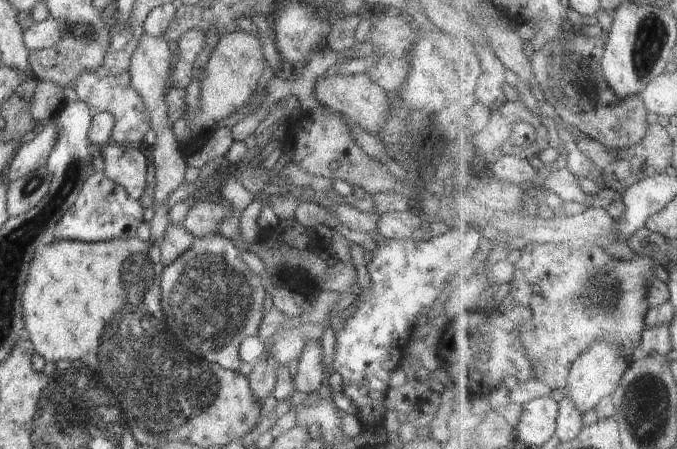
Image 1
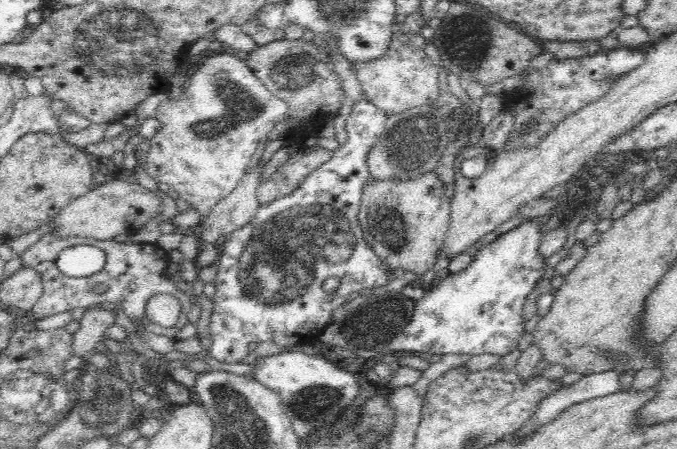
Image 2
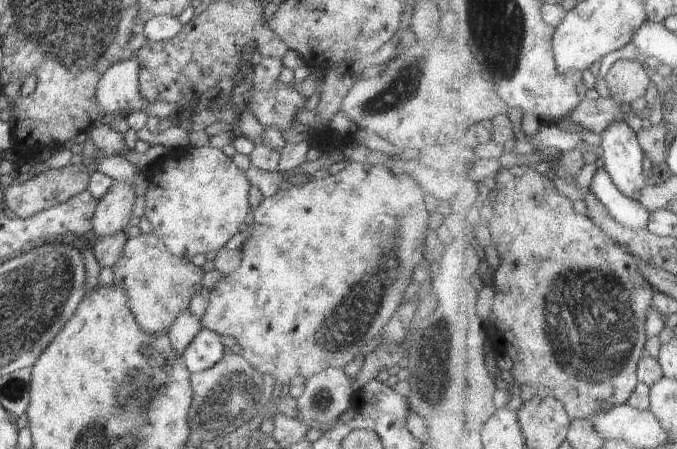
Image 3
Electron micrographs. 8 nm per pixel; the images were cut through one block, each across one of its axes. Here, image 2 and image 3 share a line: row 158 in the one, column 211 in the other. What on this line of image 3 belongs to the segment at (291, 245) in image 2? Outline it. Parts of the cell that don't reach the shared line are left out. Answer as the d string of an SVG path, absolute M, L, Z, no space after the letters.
M202 328L198 332L198 336L184 351L184 366L190 374L209 370L223 358L224 349L222 336L208 328Z

